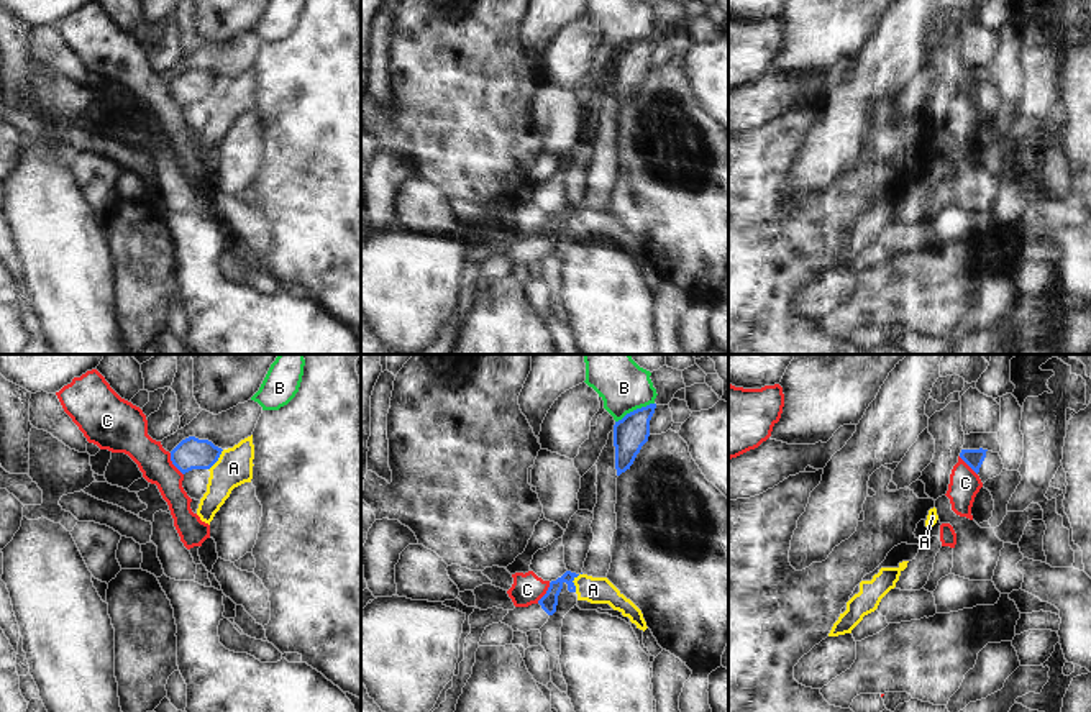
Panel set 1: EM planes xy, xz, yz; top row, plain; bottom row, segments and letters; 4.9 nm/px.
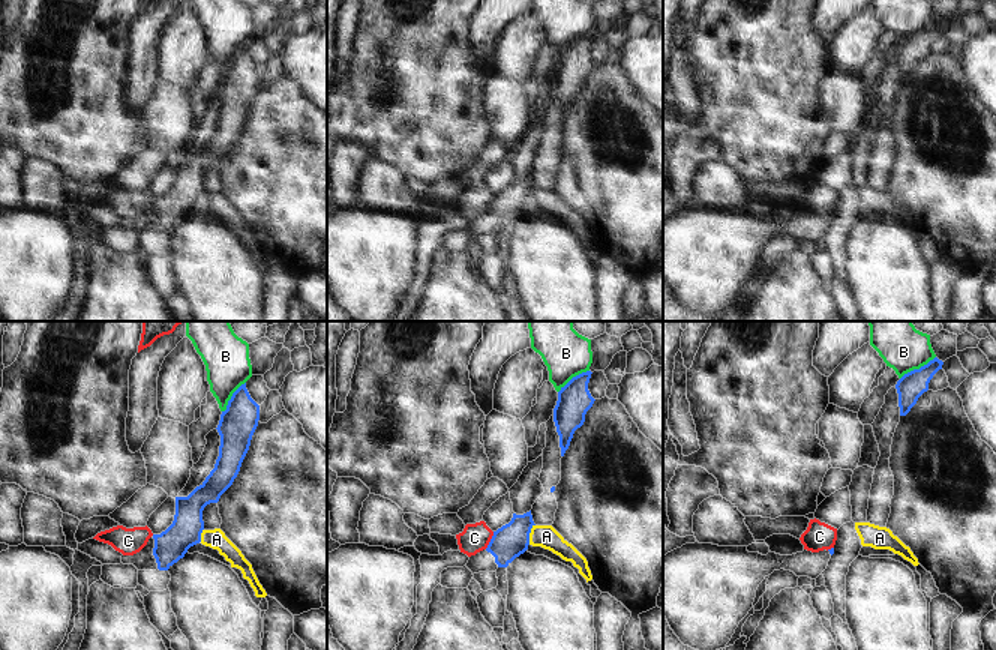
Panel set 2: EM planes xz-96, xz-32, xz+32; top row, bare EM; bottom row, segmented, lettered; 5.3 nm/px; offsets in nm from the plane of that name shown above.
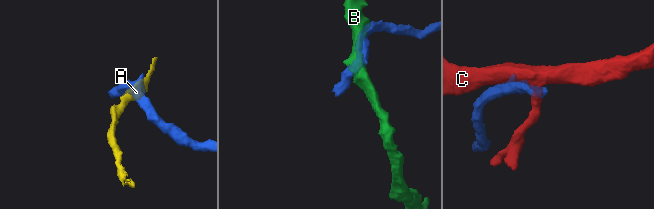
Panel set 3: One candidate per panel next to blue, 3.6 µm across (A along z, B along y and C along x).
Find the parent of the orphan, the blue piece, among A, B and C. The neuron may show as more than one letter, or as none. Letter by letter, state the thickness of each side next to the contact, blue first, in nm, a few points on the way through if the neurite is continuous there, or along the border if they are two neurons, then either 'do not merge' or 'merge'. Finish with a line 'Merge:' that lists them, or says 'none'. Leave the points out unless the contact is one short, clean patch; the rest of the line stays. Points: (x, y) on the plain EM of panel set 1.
A: 90/130 nm | along xz (581, 205), (573, 214), (575, 223) | do not merge
B: 170/220 nm | do not merge
C: 160/180 nm | along xy (169, 86), (171, 95), (182, 107) | do not merge
Merge: none

